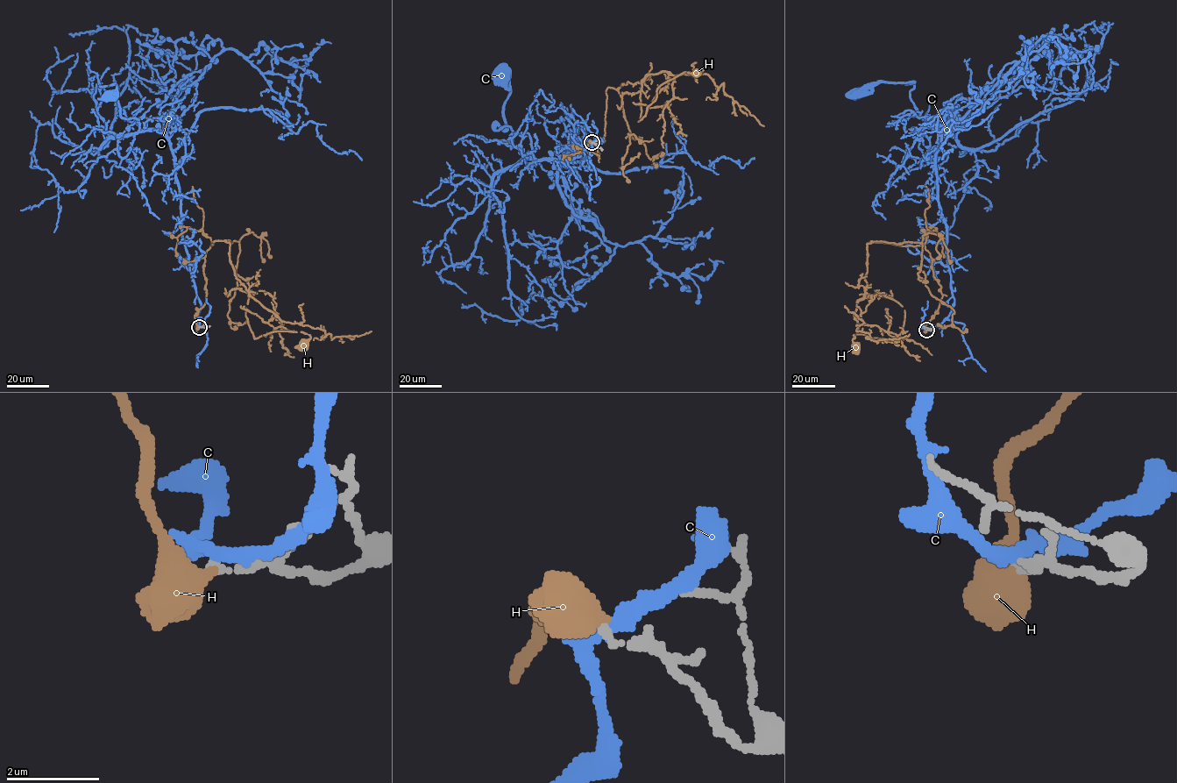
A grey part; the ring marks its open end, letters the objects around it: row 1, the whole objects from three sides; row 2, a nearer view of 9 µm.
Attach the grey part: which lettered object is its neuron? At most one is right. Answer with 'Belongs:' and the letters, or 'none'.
Belongs: none

